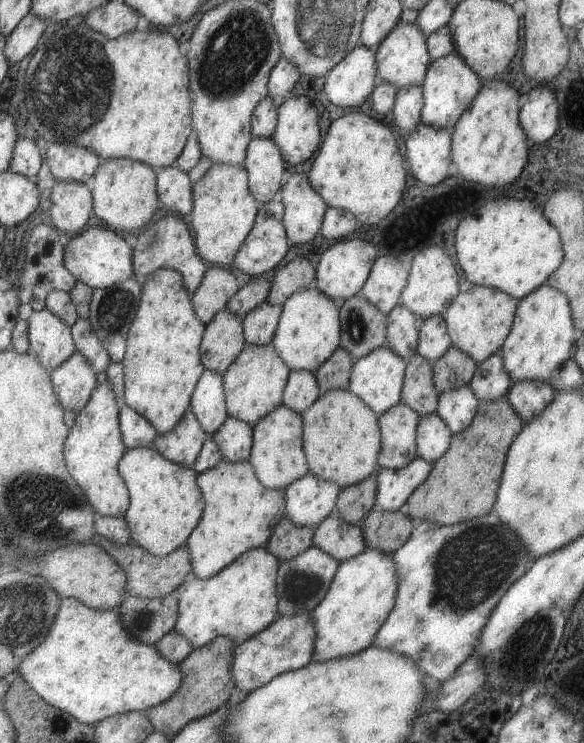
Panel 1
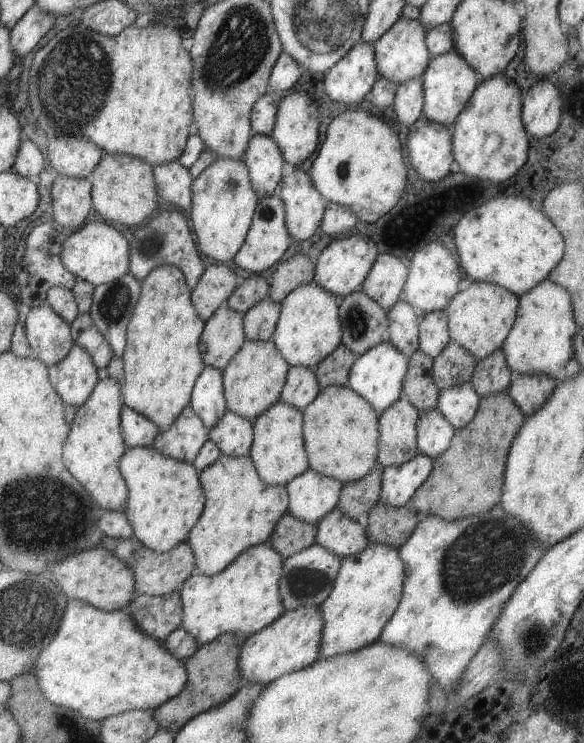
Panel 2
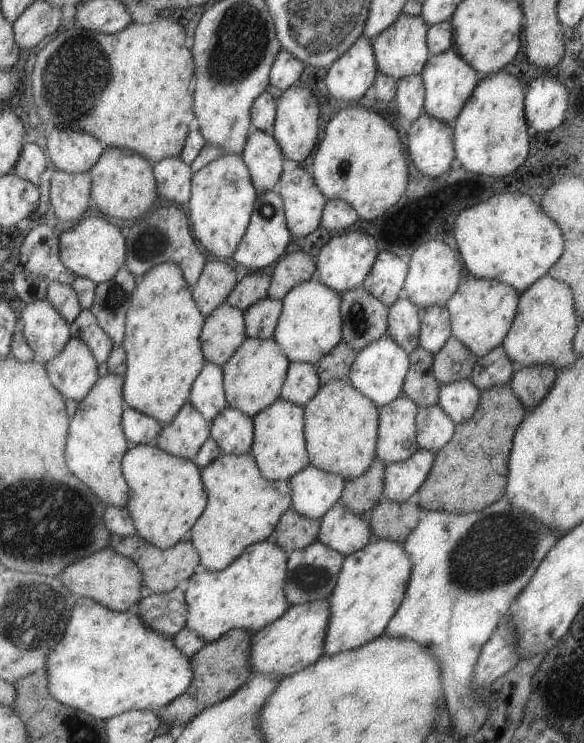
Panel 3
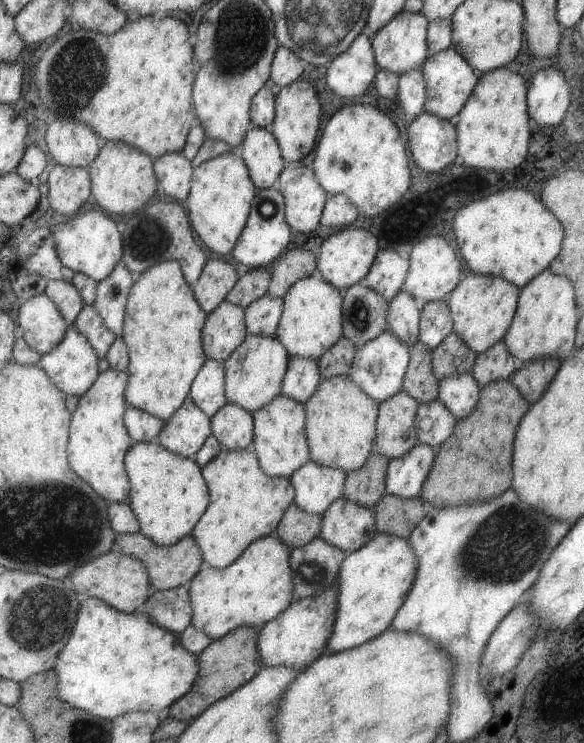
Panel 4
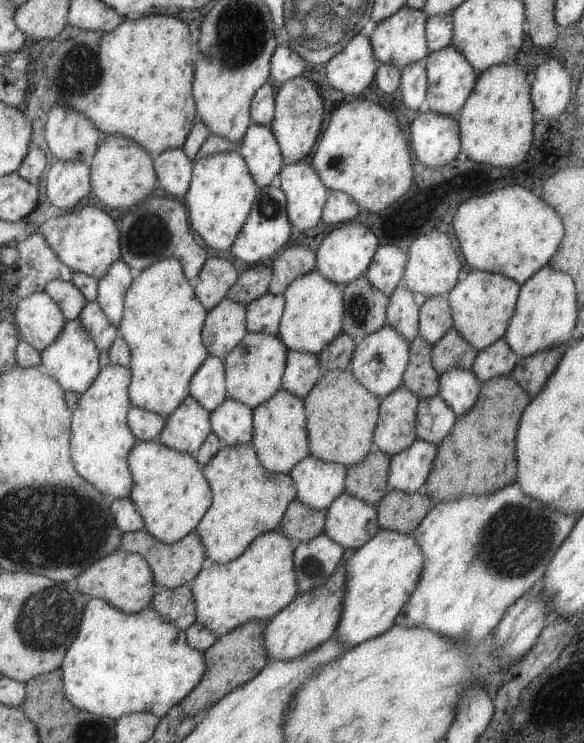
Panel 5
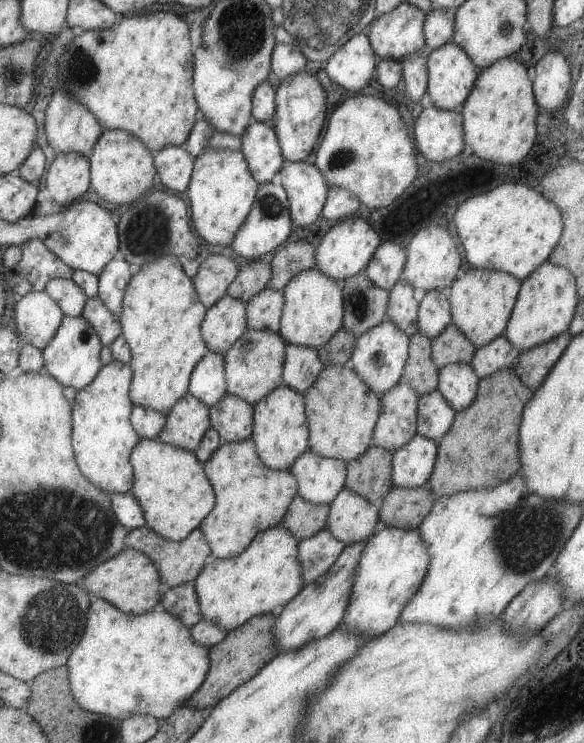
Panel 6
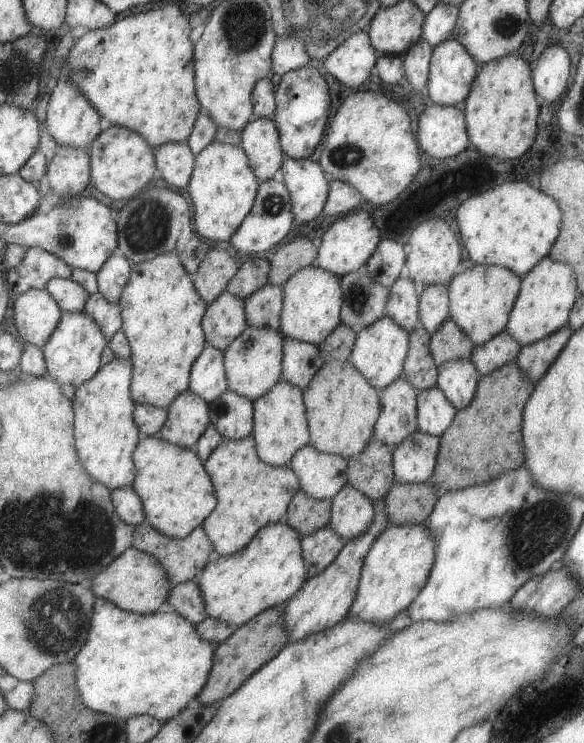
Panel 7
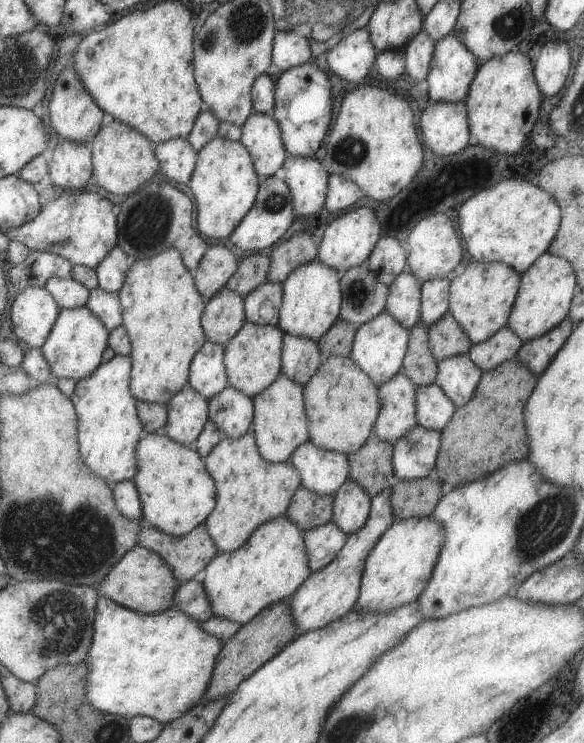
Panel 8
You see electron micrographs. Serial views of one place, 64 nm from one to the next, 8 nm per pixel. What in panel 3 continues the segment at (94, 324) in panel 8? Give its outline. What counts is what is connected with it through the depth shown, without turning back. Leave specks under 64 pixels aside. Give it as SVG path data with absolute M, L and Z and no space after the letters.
M69 336L65 346L57 356L45 360L45 368L50 383L64 399L79 402L99 378L97 362L91 350L78 338Z

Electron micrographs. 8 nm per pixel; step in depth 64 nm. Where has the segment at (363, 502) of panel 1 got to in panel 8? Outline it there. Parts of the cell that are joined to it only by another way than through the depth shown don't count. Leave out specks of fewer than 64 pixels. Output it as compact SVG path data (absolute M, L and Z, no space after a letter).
M373 432L359 450L346 457L348 479L357 482L370 498L394 483L392 444L377 438Z

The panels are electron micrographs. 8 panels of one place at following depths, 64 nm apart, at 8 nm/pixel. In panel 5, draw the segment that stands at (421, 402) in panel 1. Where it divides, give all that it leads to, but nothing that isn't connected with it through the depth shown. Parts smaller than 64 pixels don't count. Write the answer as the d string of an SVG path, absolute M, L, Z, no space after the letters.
M417 335L408 344L408 362L402 374L402 386L418 399L438 394L438 374L431 364L432 345Z

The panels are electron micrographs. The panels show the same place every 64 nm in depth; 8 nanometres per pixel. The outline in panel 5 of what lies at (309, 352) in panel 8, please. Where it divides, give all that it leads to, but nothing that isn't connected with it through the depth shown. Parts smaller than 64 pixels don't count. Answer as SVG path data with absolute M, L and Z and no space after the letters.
M287 349L281 388L303 399L322 374L317 355Z

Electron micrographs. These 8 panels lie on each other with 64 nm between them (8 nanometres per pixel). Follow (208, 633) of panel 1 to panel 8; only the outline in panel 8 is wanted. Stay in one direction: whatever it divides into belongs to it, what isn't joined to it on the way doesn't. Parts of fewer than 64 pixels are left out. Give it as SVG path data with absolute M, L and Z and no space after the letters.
M281 514L257 526L235 550L218 552L212 557L204 568L202 585L213 615L242 625L263 608L289 600L310 574L303 535L299 526Z

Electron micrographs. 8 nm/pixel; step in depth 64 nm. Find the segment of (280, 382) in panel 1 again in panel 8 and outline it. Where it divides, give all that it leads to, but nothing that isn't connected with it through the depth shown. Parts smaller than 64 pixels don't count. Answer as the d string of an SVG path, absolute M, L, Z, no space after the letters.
M249 321L243 323L237 334L233 334L233 338L224 346L223 364L228 384L249 398L265 390L281 373L283 335L278 325L259 325Z

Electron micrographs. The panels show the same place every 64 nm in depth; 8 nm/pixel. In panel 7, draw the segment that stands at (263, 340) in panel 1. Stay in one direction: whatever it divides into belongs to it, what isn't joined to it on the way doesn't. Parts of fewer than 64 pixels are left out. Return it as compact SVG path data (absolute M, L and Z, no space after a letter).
M269 283L255 290L244 299L244 311L247 324L257 328L278 330L282 308L282 287Z

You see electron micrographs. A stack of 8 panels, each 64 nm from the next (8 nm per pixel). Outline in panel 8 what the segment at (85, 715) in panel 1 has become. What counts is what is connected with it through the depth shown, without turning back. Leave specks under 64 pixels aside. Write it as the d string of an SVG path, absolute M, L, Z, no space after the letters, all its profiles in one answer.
M101 595L95 604L93 636L84 662L87 666L86 698L93 708L103 713L126 719L144 716L167 724L185 714L191 706L203 699L213 676L215 657L219 654L221 646L223 642L207 634L201 628L201 622L189 618L176 607L157 614L141 614Z

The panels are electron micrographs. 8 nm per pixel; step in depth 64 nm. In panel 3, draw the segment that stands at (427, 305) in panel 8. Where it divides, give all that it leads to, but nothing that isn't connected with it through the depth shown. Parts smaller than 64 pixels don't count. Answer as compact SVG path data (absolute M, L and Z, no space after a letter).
M429 306L420 311L418 346L432 355L445 344L451 335L451 324L445 306Z

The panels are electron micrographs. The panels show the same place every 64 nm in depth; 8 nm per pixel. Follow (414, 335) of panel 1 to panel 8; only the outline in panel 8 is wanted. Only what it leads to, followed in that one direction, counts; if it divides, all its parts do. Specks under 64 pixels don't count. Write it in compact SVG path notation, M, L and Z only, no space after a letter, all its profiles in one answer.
M399 273L388 285L384 310L408 331L420 318L420 288L411 273Z

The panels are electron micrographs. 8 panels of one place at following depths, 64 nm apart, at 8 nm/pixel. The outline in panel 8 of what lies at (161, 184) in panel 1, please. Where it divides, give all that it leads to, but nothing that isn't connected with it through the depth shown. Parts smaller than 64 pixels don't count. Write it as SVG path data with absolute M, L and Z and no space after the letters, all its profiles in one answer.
M171 138L154 144L159 170L175 184L187 184L195 168L196 152L186 138Z

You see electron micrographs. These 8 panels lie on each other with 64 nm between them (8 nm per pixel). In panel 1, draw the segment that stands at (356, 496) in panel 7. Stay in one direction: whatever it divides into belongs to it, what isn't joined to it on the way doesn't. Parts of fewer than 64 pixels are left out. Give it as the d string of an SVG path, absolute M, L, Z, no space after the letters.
M335 510L316 526L312 542L338 563L353 558L367 547L360 525L343 522Z

